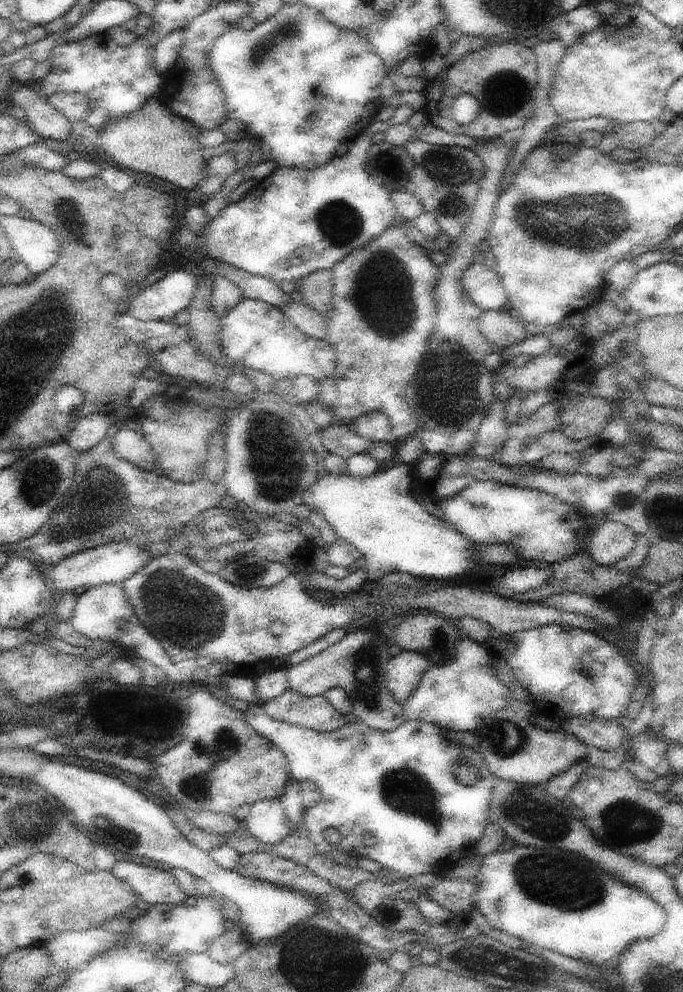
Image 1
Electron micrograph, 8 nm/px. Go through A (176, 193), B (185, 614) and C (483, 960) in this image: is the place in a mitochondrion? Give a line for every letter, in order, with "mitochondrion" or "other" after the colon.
A: other
B: mitochondrion
C: mitochondrion

